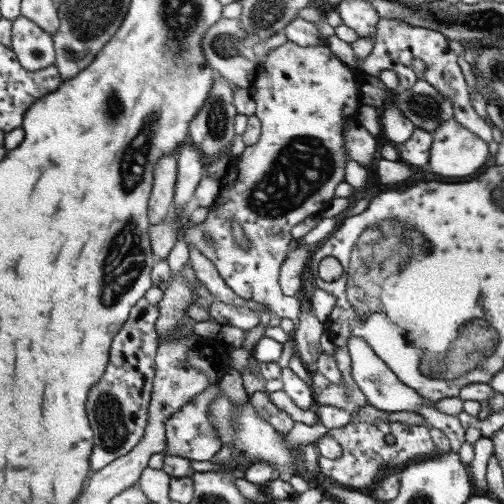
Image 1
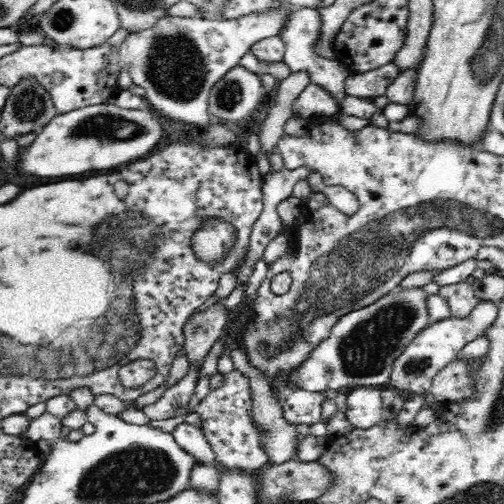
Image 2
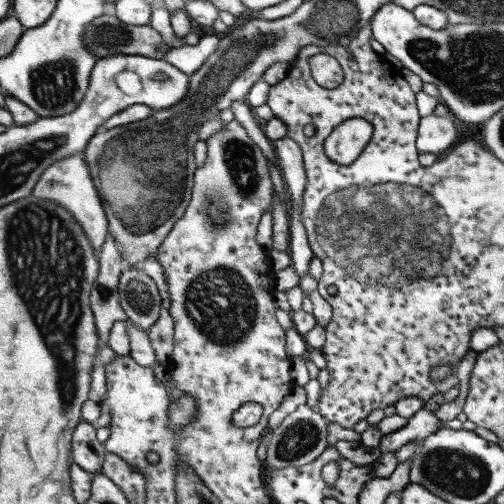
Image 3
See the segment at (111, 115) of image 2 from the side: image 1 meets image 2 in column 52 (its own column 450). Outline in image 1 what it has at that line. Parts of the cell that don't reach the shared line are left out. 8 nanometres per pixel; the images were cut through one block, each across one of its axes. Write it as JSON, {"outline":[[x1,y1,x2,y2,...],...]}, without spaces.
{"outline":[[457,120,441,122,433,132,429,170,439,176,469,176,487,160,487,142,463,128]]}

